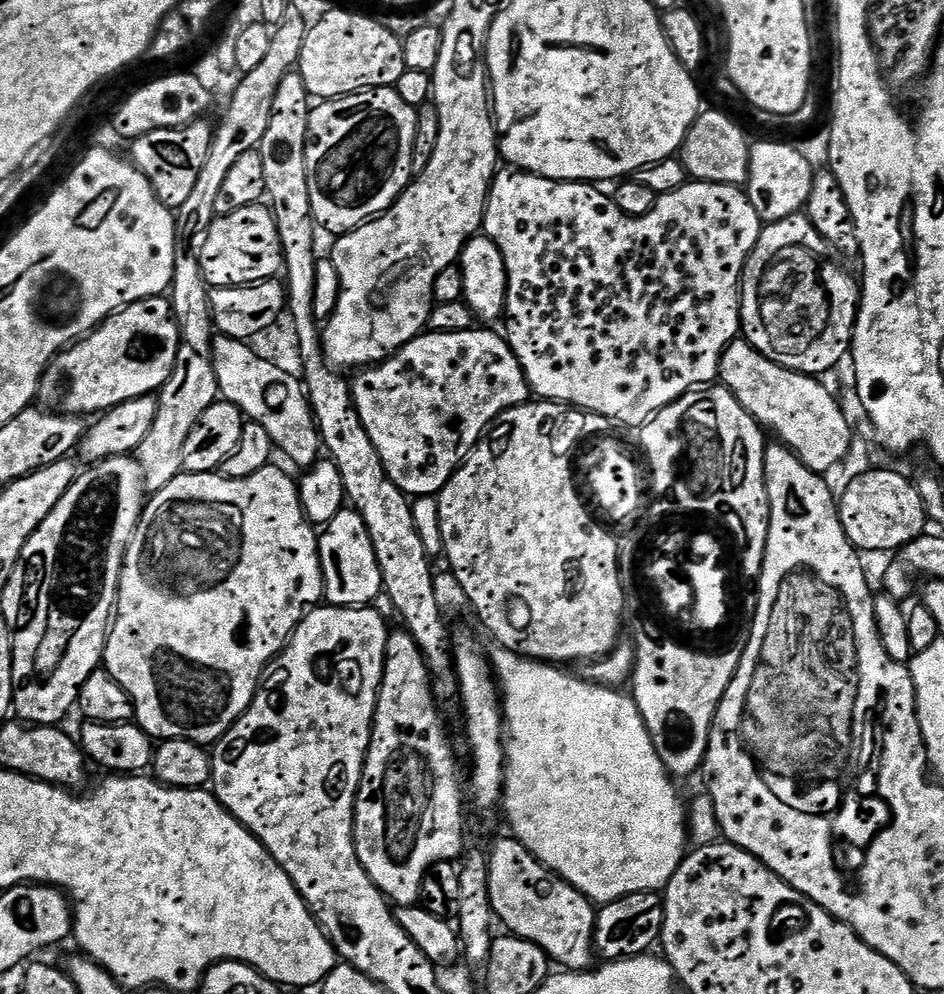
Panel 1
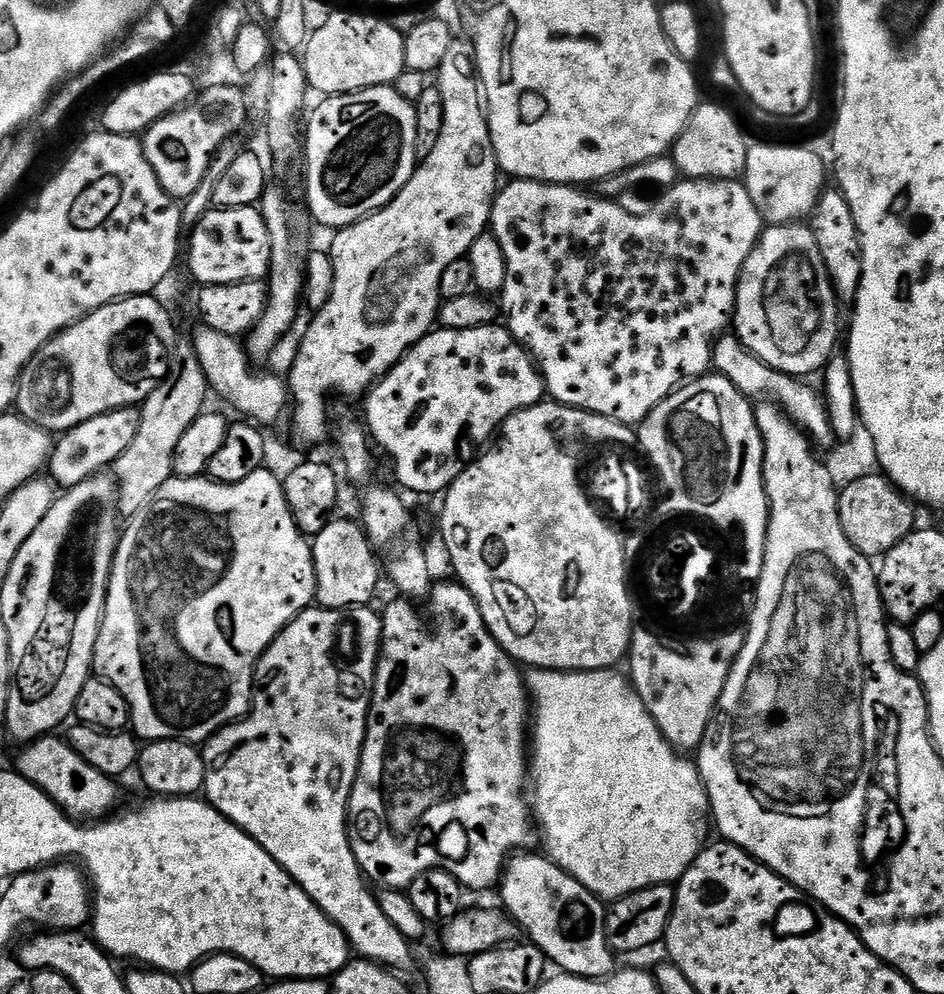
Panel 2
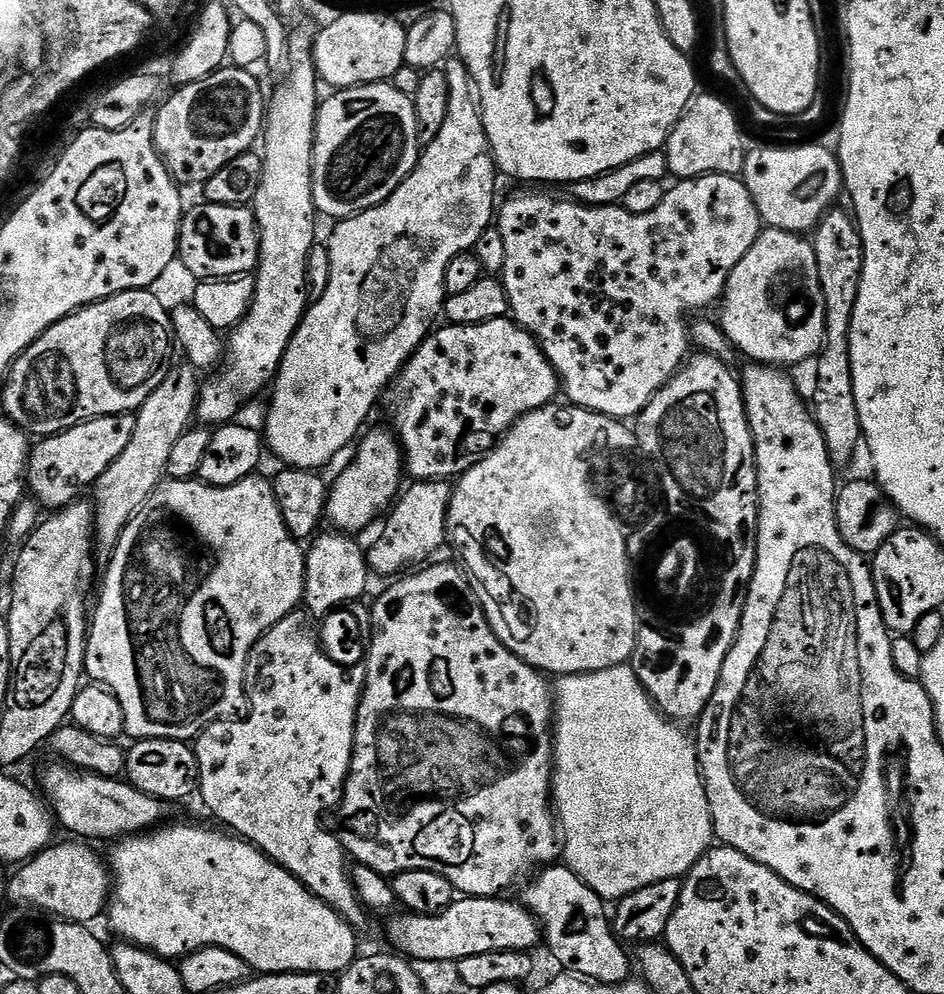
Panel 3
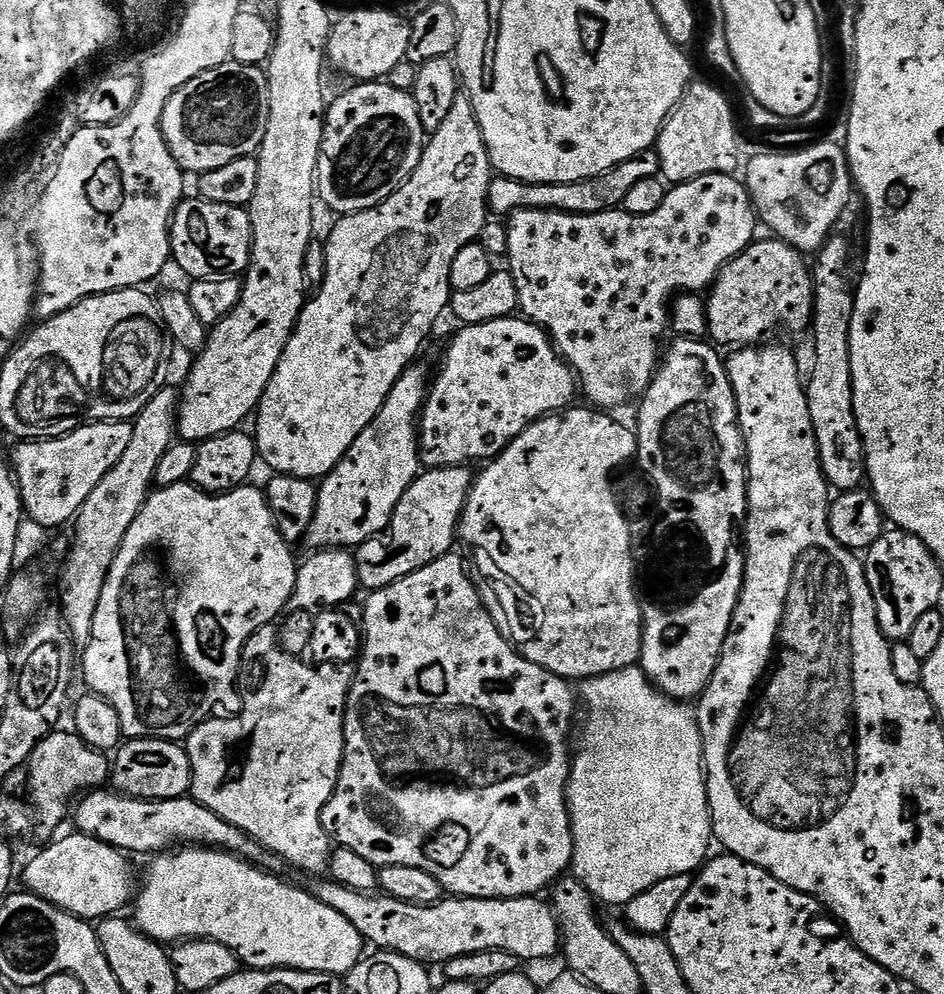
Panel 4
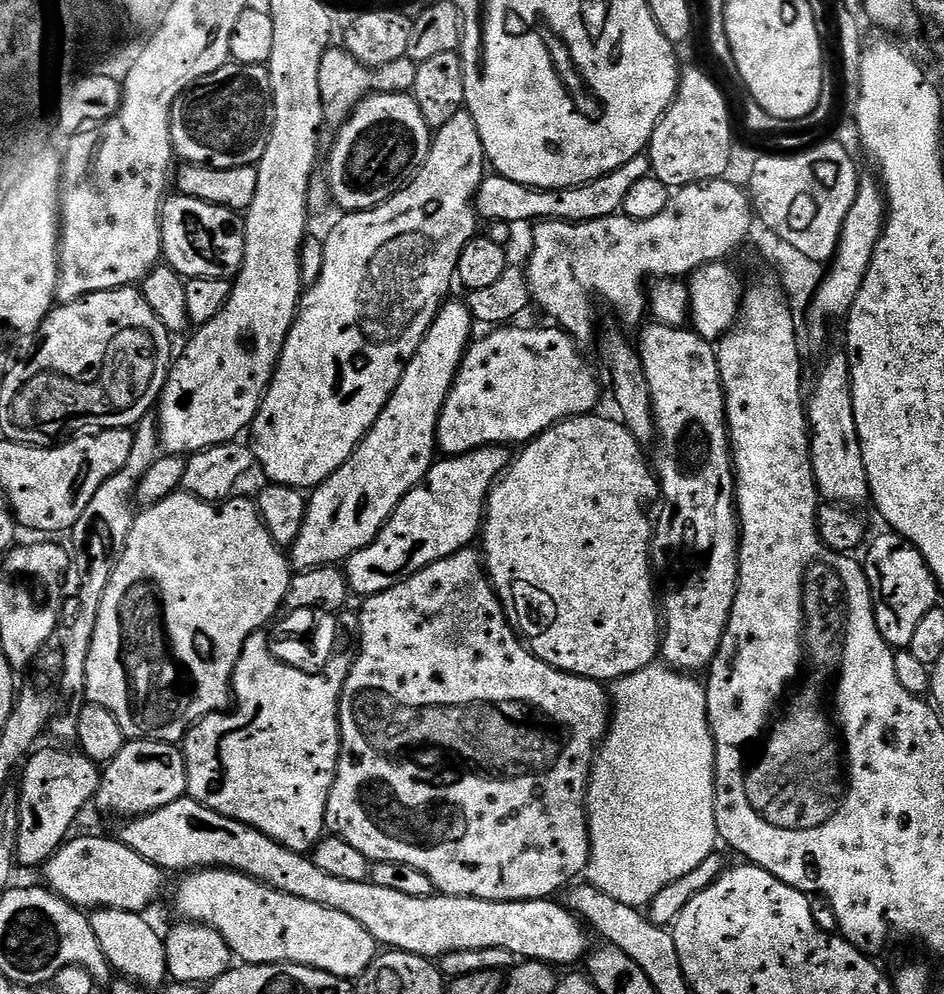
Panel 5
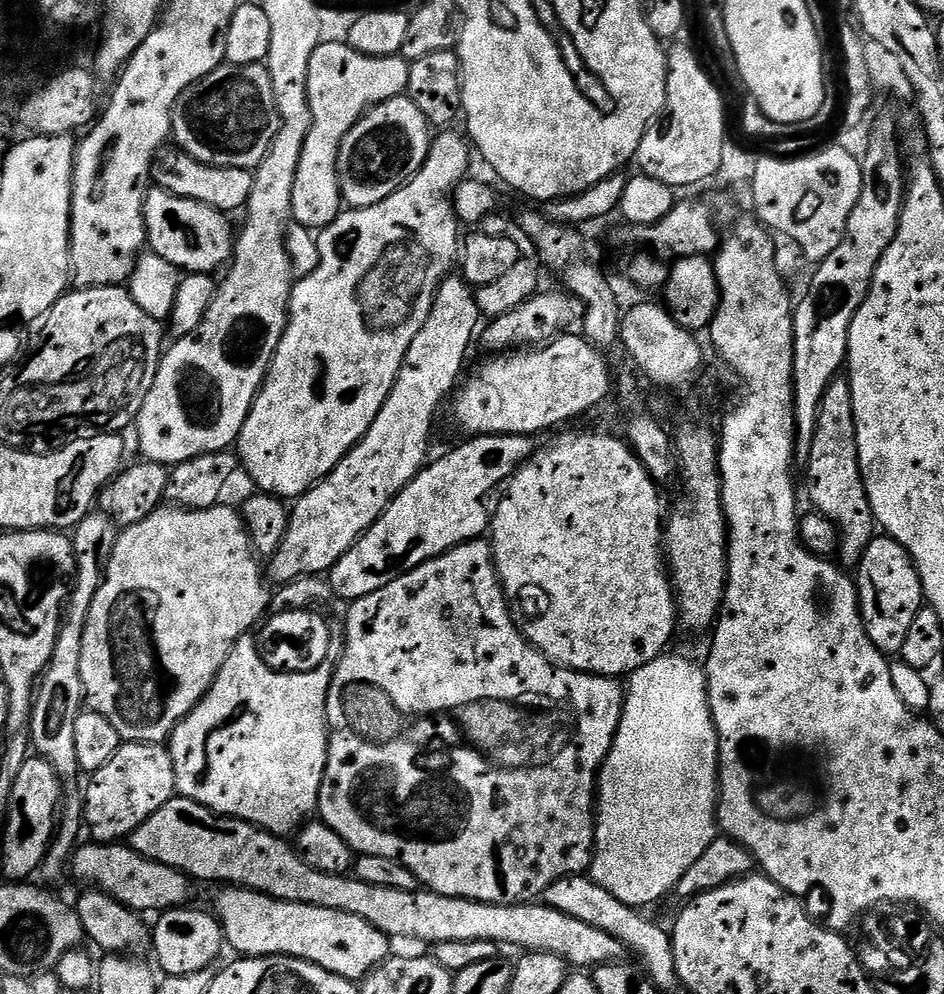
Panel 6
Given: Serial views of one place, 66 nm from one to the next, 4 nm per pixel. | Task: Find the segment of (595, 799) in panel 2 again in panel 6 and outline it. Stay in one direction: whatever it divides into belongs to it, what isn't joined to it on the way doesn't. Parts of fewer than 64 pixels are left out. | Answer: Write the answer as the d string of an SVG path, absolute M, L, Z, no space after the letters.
M659 656L654 662L631 673L626 680L626 695L624 697L624 711L620 714L620 725L612 743L610 754L604 759L598 777L598 799L596 801L596 846L592 857L590 875L598 886L610 890L618 902L626 902L637 910L647 909L647 904L663 898L667 892L671 893L676 883L683 878L690 866L702 858L702 854L717 839L718 825L716 822L716 806L718 803L718 785L720 783L720 739L714 726L712 711L708 705L708 678L703 667L700 668L692 660L684 656Z

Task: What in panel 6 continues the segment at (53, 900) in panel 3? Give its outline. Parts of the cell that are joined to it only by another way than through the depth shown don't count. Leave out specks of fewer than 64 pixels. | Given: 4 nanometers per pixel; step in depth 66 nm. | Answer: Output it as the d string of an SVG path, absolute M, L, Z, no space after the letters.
M88 842L88 845L77 847L72 855L70 865L71 875L85 880L88 886L112 896L137 914L156 912L163 914L169 908L182 908L189 903L192 896L193 881L185 872L159 864L156 860L148 860L138 855L130 846L117 842L114 844L97 844Z

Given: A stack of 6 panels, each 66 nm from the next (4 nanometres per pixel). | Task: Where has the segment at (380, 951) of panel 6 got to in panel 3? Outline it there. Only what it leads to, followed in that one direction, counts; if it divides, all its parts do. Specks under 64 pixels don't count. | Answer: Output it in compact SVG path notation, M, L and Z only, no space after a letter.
M176 824L173 828L157 827L147 834L137 834L124 839L115 845L110 859L110 875L114 881L108 907L106 909L106 921L117 932L121 941L135 944L138 948L146 948L162 956L166 960L179 961L190 952L196 952L199 948L221 948L238 954L247 962L249 969L260 974L279 974L282 972L306 972L309 974L339 974L345 968L352 965L357 959L356 936L357 929L353 928L343 916L337 914L330 905L325 904L305 888L304 883L290 875L283 864L264 855L255 844L227 831L215 832L212 828L203 828L200 824Z

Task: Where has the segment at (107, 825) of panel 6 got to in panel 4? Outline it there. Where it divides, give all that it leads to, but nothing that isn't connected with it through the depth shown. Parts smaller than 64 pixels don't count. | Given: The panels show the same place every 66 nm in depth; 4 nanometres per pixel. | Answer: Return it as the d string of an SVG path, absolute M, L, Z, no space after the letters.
M128 740L115 749L114 759L110 764L110 784L122 796L133 796L135 800L179 800L189 795L192 787L192 767L188 749L175 740Z

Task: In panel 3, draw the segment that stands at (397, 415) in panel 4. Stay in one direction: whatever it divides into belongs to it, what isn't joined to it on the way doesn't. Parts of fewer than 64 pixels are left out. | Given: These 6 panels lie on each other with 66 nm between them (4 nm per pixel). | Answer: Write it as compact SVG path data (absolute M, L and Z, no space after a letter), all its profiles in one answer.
M384 428L367 432L363 433L362 439L355 445L356 457L352 465L341 470L340 477L331 481L328 490L326 520L341 534L357 534L363 528L370 527L380 515L383 517L401 495L406 480L404 449L396 434Z

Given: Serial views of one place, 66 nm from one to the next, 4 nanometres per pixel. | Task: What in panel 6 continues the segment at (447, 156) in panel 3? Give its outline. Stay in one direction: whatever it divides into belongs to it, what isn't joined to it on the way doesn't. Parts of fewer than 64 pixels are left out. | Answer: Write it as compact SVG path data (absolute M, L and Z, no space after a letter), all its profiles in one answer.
M444 130L439 133L440 136L431 141L428 146L428 156L424 159L424 165L418 170L418 174L414 174L414 178L408 181L407 184L403 184L397 192L390 194L390 198L386 198L382 202L378 202L374 206L369 208L354 208L351 210L341 211L340 217L337 218L332 225L328 228L323 229L319 233L318 243L320 245L320 264L317 266L312 273L306 277L297 279L292 286L292 301L288 304L288 325L286 330L282 334L282 342L278 346L278 350L274 354L271 366L268 367L268 374L264 378L264 385L260 388L260 393L256 395L256 401L252 403L252 409L250 414L246 418L246 422L242 426L240 431L240 439L238 441L238 460L244 468L248 471L248 476L257 485L255 486L259 491L268 492L271 496L278 496L281 500L285 502L295 501L297 498L304 495L304 493L310 491L314 485L319 484L320 481L324 480L333 472L338 466L338 462L342 462L342 458L346 455L356 443L363 438L365 434L370 430L370 426L374 422L374 418L378 418L378 410L382 410L382 406L386 402L386 398L390 394L390 390L394 386L394 382L398 378L398 370L402 370L402 362L406 358L406 350L410 350L410 342L414 342L414 338L418 335L418 330L422 330L422 326L426 326L426 318L430 318L430 310L432 309L432 303L436 297L436 291L440 289L441 280L445 279L453 271L452 263L457 263L458 253L462 248L462 235L460 236L460 231L462 231L462 225L460 223L460 217L456 215L456 205L453 203L453 194L455 193L456 187L459 186L466 177L469 175L468 167L472 164L472 156L474 157L473 149L470 147L469 141L465 139L463 135L459 136L458 133L452 132L456 130Z

